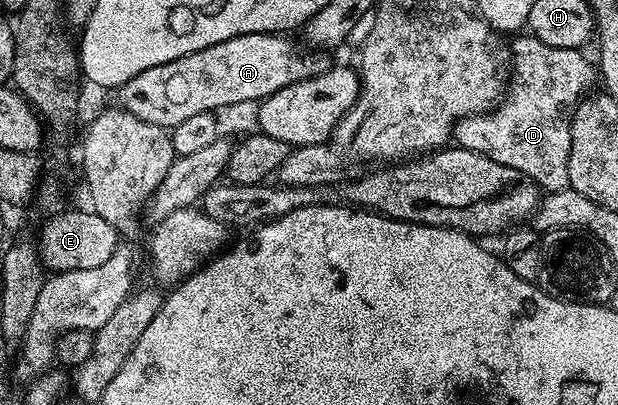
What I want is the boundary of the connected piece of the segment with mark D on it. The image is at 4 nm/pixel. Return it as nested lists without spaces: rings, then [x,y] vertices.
[[[522,33],[511,45],[514,72],[509,72],[504,98],[492,111],[458,120],[454,124],[453,142],[459,147],[492,157],[524,173],[543,192],[569,188],[568,153],[570,152],[570,118],[574,108],[596,83],[596,67],[582,56],[579,48],[560,49],[544,45],[535,35]]]

